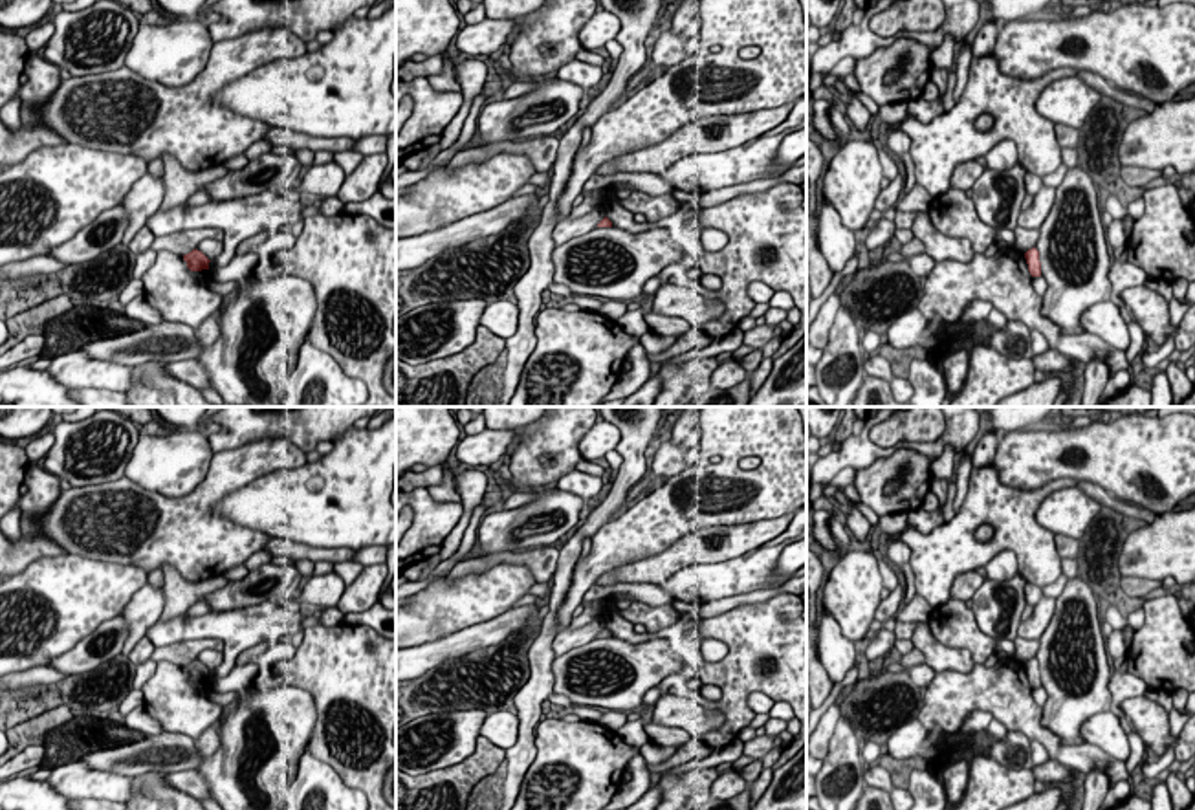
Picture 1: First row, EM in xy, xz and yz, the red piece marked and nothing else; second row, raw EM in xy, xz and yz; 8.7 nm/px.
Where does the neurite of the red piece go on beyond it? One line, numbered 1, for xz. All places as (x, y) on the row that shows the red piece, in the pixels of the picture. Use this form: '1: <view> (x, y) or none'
1: none

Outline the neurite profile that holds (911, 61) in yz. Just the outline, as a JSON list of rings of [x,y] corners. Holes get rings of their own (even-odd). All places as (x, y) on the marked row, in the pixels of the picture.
[[[898,37],[889,48],[878,48],[872,55],[858,59],[852,73],[860,90],[878,106],[909,103],[924,93],[933,51],[909,37]]]

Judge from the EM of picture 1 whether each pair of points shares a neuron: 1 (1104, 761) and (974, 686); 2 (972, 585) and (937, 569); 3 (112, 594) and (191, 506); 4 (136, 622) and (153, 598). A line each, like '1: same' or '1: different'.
1: same
2: different
3: different
4: same

